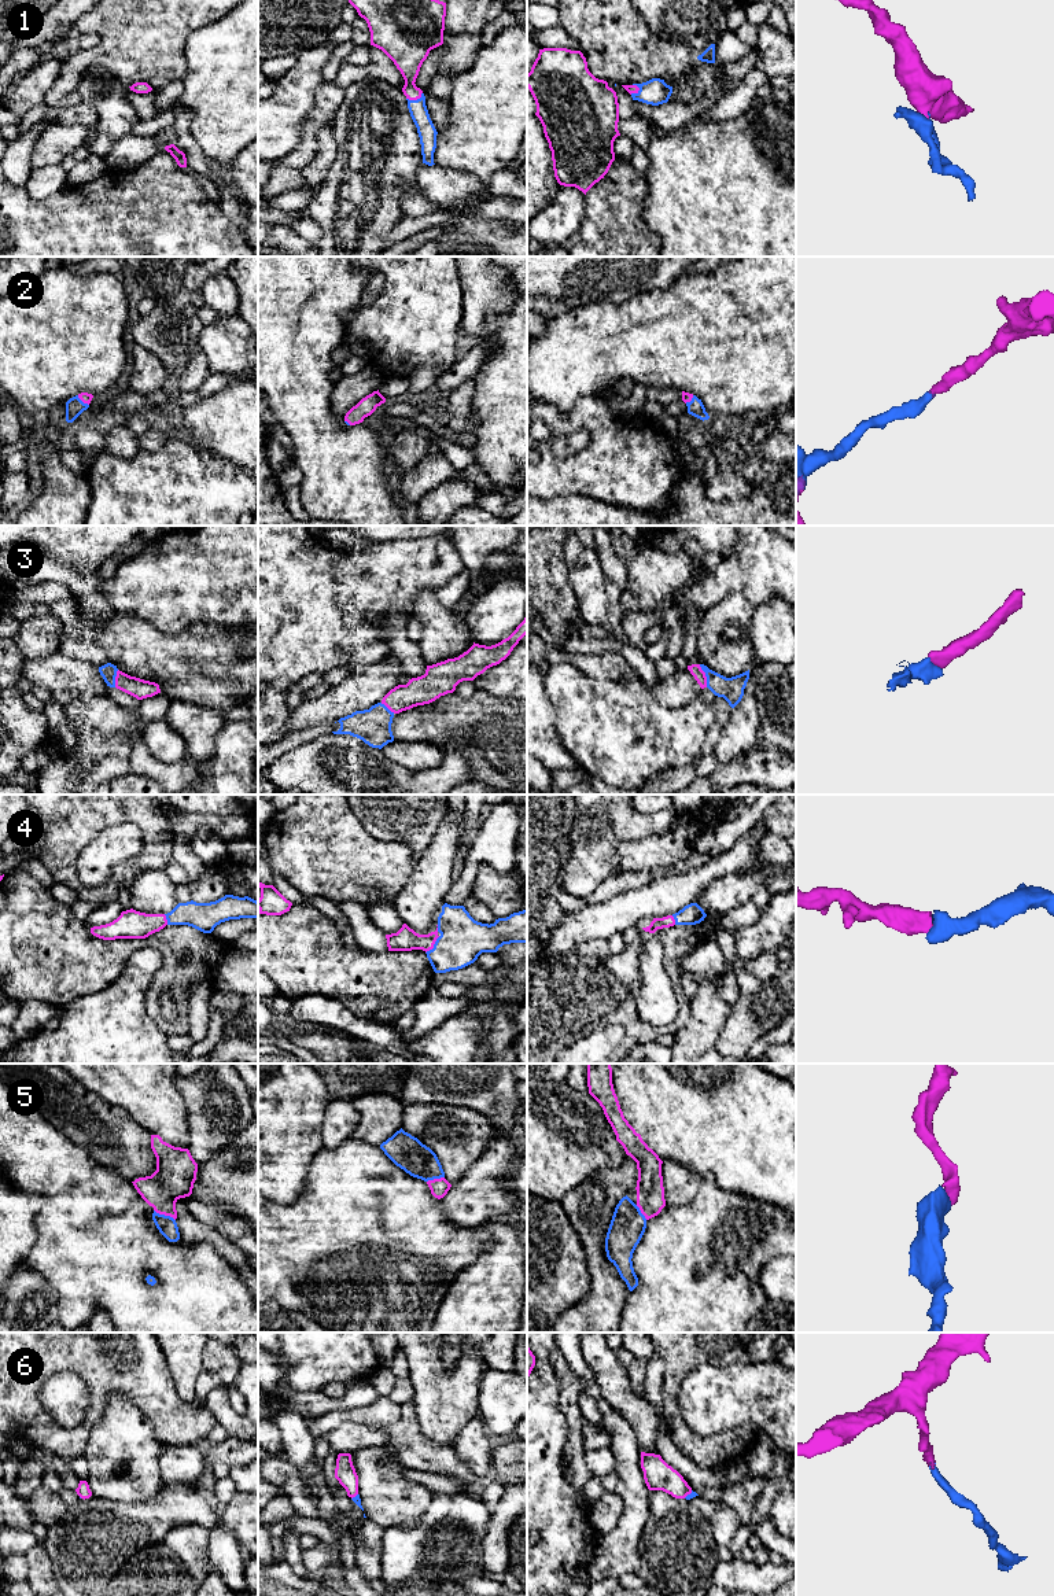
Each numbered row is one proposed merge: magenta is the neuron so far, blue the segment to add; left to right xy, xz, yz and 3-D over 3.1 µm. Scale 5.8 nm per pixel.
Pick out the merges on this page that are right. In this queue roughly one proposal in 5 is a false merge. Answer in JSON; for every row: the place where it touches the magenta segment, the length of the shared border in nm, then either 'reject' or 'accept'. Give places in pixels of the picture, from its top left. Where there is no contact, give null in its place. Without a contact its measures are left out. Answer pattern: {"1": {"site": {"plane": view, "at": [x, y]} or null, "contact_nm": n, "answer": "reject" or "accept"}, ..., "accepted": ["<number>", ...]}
{"1": {"site": {"plane": "xz", "at": [415, 99]}, "contact_nm": 100, "answer": "accept"}, "2": {"site": {"plane": "xy", "at": [83, 401]}, "contact_nm": 90, "answer": "accept"}, "3": {"site": {"plane": "yz", "at": [704, 675]}, "contact_nm": 140, "answer": "accept"}, "4": {"site": {"plane": "xz", "at": [432, 946]}, "contact_nm": 130, "answer": "accept"}, "5": {"site": {"plane": "xy", "at": [165, 1215]}, "contact_nm": 140, "answer": "accept"}, "6": {"site": {"plane": "yz", "at": [688, 1493]}, "contact_nm": 70, "answer": "accept"}, "accepted": ["1", "2", "3", "4", "5", "6"]}

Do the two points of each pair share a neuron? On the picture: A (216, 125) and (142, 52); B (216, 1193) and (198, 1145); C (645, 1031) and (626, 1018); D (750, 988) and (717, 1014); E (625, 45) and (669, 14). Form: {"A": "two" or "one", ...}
{"A": "two", "B": "two", "C": "one", "D": "two", "E": "two"}

